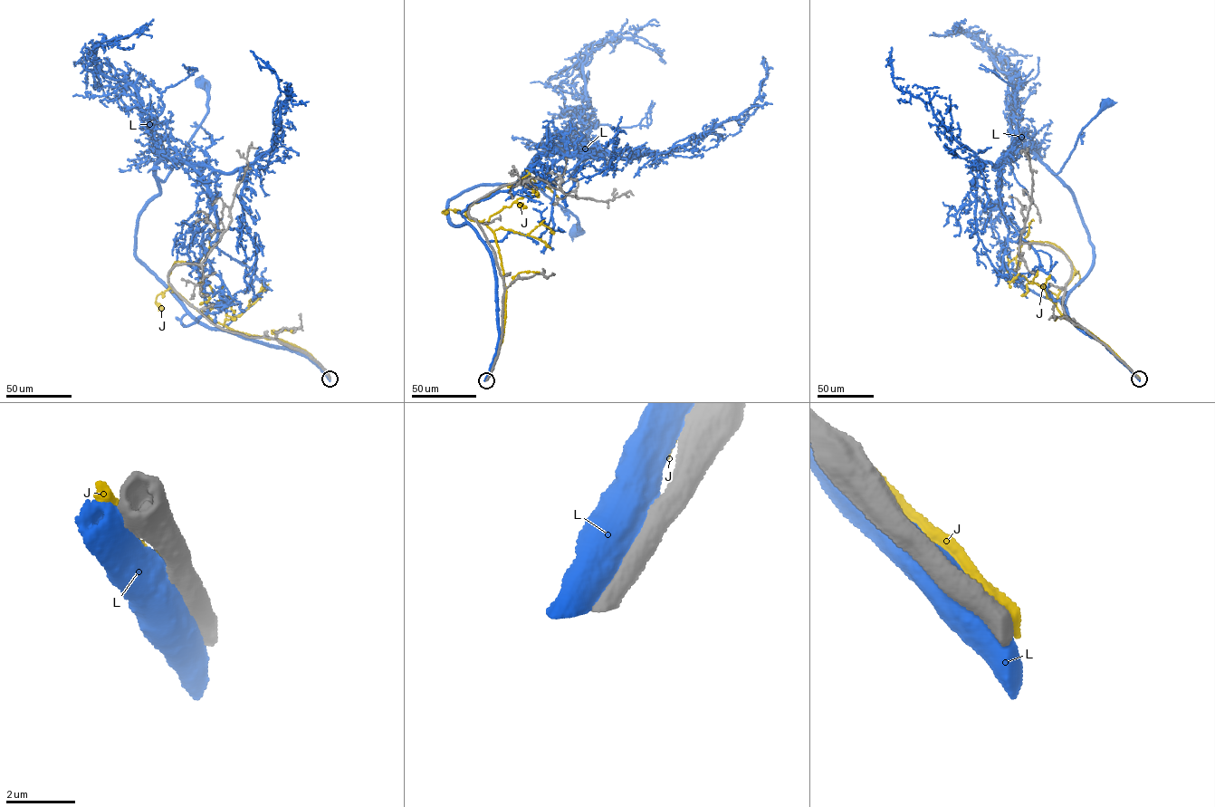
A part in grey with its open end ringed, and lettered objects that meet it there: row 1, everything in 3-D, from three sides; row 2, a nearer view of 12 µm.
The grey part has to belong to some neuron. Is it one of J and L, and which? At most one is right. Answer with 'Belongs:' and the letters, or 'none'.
Belongs: none

